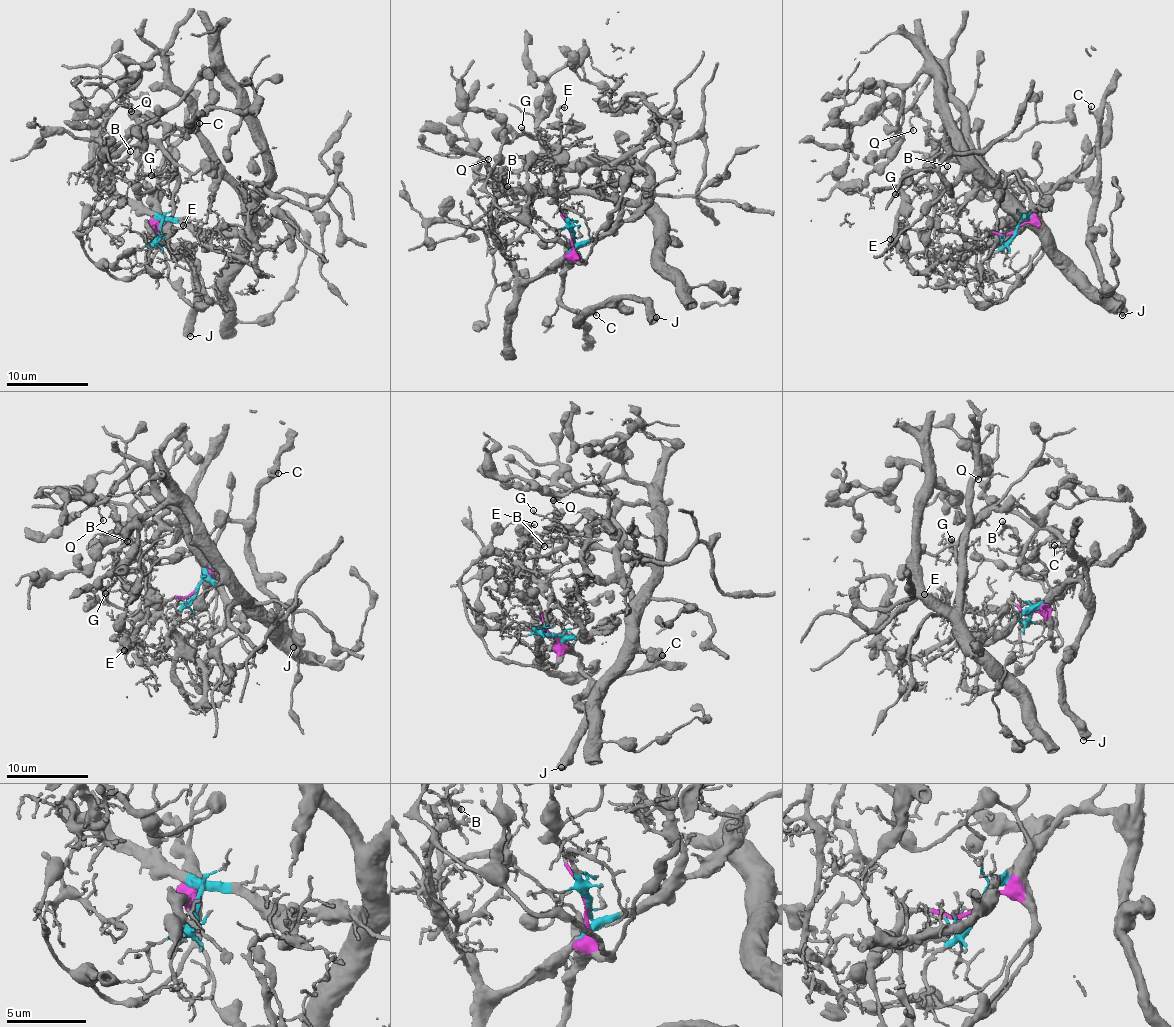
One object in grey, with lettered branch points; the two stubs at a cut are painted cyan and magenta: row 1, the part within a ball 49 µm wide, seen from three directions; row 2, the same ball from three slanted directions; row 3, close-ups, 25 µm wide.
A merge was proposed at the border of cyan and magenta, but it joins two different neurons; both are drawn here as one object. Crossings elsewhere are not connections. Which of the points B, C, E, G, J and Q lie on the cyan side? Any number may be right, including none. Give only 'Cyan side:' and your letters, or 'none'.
Cyan side: B, E, G, Q

